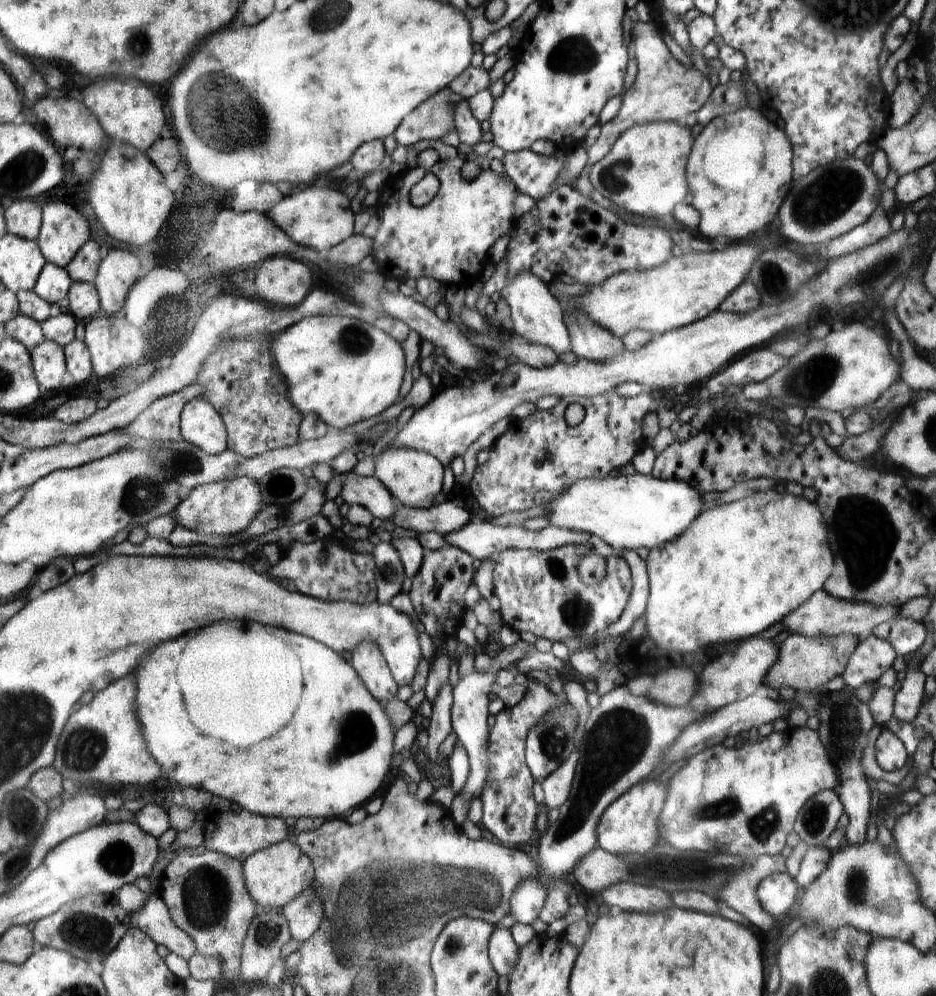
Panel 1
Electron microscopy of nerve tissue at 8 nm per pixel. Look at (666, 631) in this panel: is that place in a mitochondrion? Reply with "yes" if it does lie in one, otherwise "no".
no

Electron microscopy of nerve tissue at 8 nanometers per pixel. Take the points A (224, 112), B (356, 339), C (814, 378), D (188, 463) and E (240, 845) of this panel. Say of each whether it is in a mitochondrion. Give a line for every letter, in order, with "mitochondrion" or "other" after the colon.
A: mitochondrion
B: mitochondrion
C: mitochondrion
D: mitochondrion
E: other

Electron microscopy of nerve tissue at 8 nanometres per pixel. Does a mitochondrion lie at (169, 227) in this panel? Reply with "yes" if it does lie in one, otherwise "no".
no

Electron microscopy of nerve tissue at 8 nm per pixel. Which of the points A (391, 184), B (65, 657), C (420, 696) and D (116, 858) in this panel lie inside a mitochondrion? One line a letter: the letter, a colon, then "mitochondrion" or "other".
A: other
B: other
C: other
D: mitochondrion

